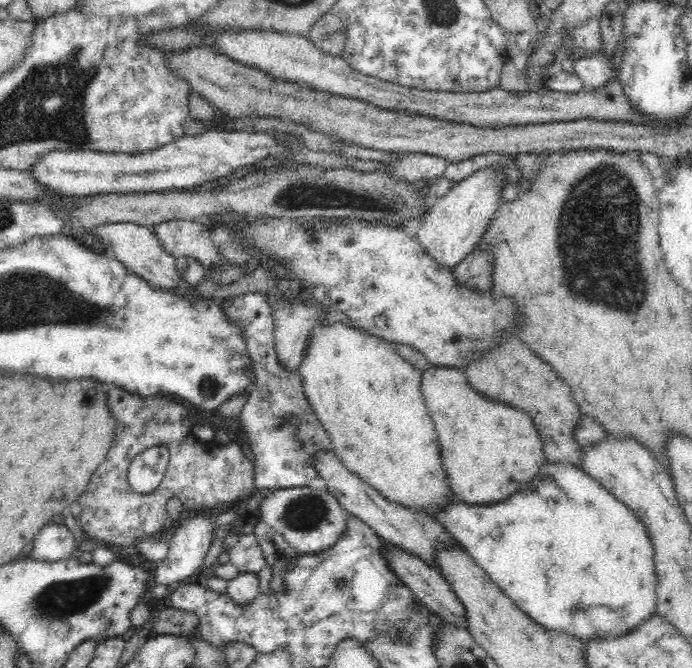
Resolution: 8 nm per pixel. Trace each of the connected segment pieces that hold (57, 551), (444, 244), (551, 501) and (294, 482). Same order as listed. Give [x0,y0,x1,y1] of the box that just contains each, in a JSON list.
[[29,522,77,562],[417,168,506,270],[432,459,656,642],[219,292,331,504]]

